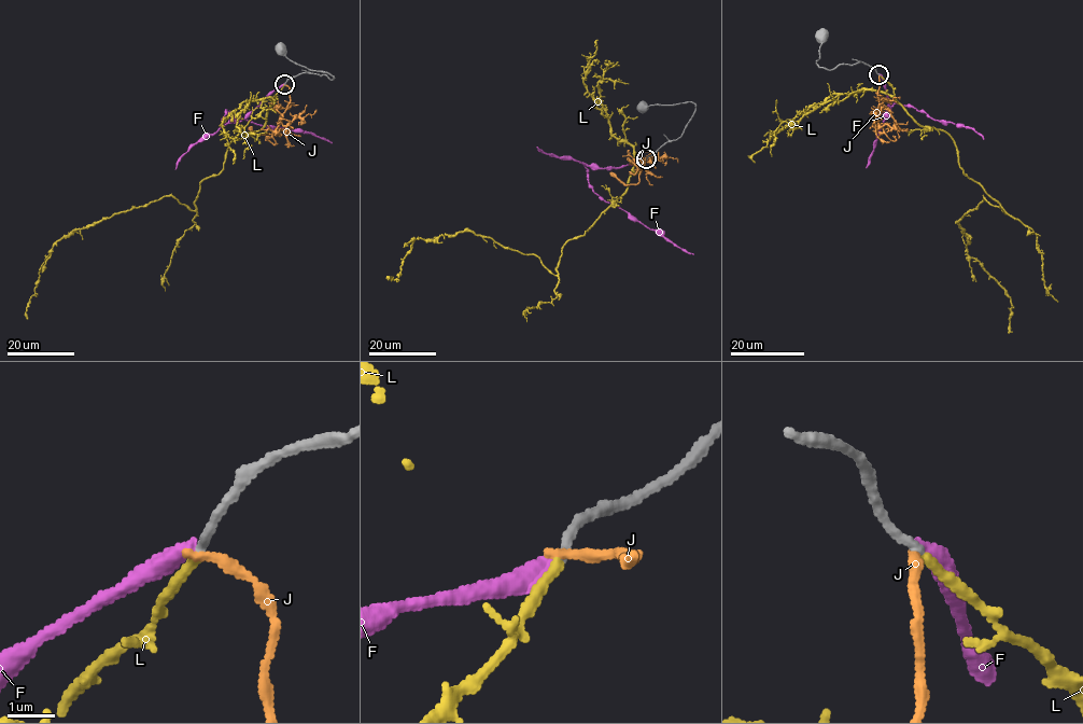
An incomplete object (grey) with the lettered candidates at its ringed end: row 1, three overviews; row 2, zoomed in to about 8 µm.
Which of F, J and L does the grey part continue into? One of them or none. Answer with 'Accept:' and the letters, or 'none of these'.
Accept: L

